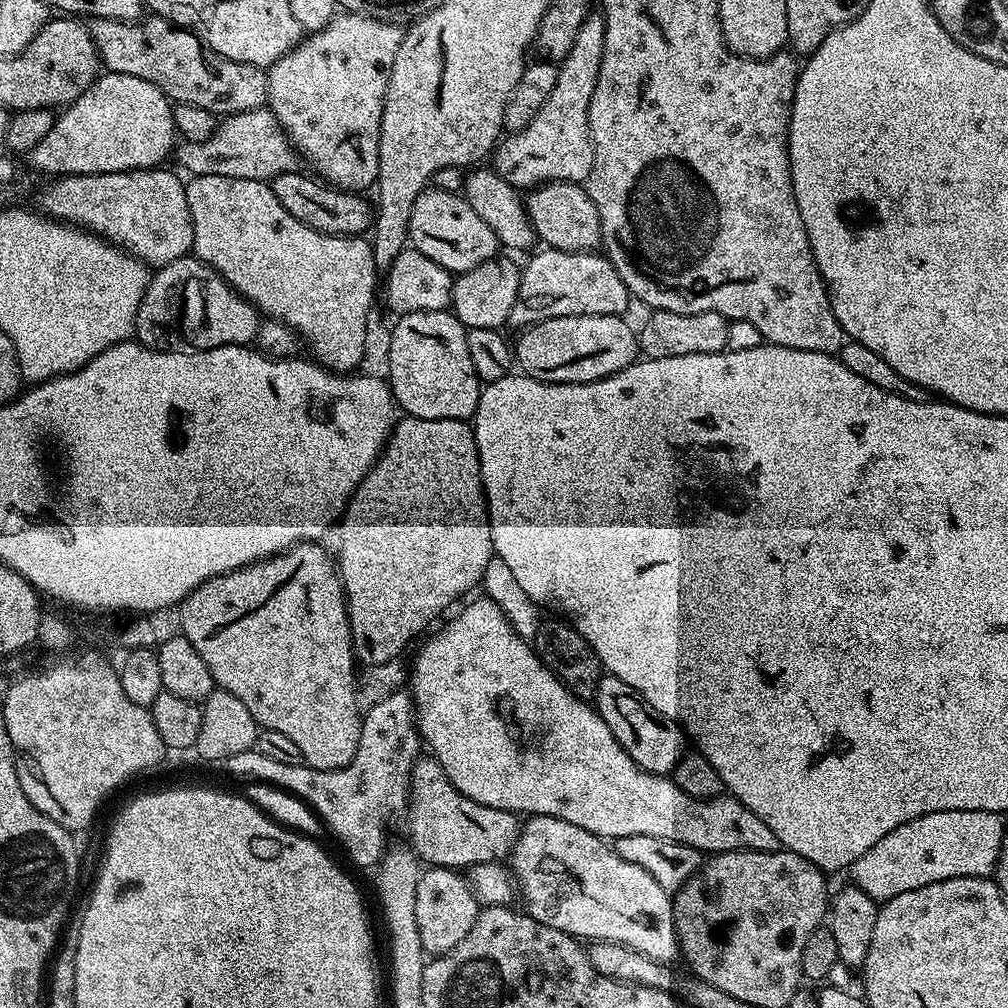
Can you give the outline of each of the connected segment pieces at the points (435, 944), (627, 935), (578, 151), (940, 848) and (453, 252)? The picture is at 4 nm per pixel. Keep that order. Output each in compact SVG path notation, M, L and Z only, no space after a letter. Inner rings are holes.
M429 867L427 870L421 871L418 898L414 898L414 914L418 918L418 935L422 937L425 953L437 957L443 952L454 950L454 946L458 946L458 942L462 942L462 938L466 938L466 934L470 934L481 907L481 904L474 898L467 879L457 869Z
M528 816L523 821L520 837L516 840L516 844L510 853L511 860L510 871L516 881L518 896L521 901L524 899L522 908L530 918L534 918L546 926L554 926L554 930L562 930L568 936L575 936L584 942L598 940L618 942L622 946L646 954L646 958L654 958L659 964L672 964L675 961L675 956L678 956L680 942L676 939L676 927L674 926L674 914L672 913L673 897L666 890L662 890L662 886L658 886L658 882L654 882L654 878L650 878L650 874L646 874L646 870L642 870L640 866L634 866L632 862L626 862L626 858L619 856L615 847L607 839L590 834L590 830L582 830L582 826L574 826L574 822L562 822L562 818Z
M590 14L578 26L578 35L574 38L574 46L570 46L570 54L558 64L558 82L554 90L550 90L550 98L542 102L542 110L534 114L534 122L521 132L505 135L495 149L495 172L510 181L518 190L531 190L539 185L554 180L564 180L568 184L580 184L587 181L590 170L594 166L594 149L592 135L588 129L588 111L590 98L594 98L594 86L598 82L598 70L602 66L602 50L606 46L606 22L603 15Z
M942 810L914 818L890 830L886 838L874 842L855 860L850 869L851 883L870 894L872 900L883 902L946 878L991 877L1006 838L1004 820L1001 813L986 810Z
M427 187L414 202L414 210L408 223L408 239L426 258L438 262L453 274L469 272L487 260L497 259L498 241L494 230L474 214L470 202L463 195Z

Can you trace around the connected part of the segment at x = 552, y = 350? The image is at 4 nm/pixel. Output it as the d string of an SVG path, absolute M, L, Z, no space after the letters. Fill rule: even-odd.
M559 316L530 324L514 340L519 371L547 384L585 384L613 376L638 359L638 336L624 316Z

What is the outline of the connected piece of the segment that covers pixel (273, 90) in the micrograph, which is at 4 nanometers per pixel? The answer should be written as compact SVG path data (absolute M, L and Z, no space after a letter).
M344 12L333 16L321 32L311 33L301 39L291 52L278 58L267 69L267 107L271 108L283 126L292 147L307 163L308 160L312 163L311 171L337 189L371 189L376 183L384 99L394 58L398 58L403 40L404 32L399 23L359 16L357 12Z

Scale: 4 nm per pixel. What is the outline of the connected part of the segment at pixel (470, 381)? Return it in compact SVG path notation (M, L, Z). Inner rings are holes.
M448 310L411 312L395 322L388 340L387 379L399 411L418 418L471 421L480 401L482 381L476 376L474 362L470 362L464 323Z

